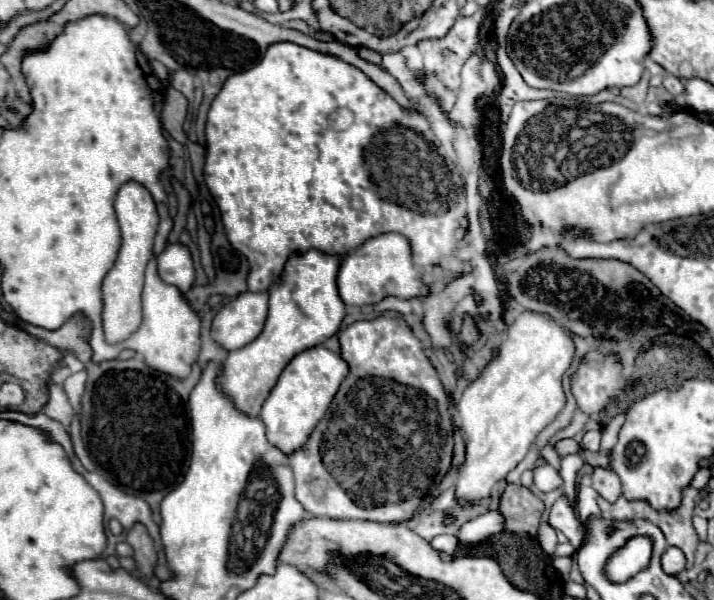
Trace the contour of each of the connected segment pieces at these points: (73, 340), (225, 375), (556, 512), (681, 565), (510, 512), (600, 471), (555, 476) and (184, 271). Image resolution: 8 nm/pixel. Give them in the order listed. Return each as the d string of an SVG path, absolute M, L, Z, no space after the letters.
M15 318L15 324L23 330L27 330L31 336L35 336L47 344L53 344L59 350L71 352L73 356L77 356L85 364L87 384L85 384L85 392L81 398L81 414L79 414L81 430L85 430L85 432L81 432L85 448L89 450L97 472L105 480L109 480L113 486L117 486L119 490L123 490L131 496L143 498L153 510L153 520L159 524L161 522L161 518L159 518L161 500L183 482L185 472L189 468L189 458L191 458L189 394L197 386L197 382L201 380L201 366L195 364L191 376L185 380L179 380L175 376L169 376L165 372L157 372L157 370L149 368L139 358L107 360L107 362L95 364L95 362L91 362L91 346L87 344L87 334L83 334L77 320L69 320L67 324L63 324L57 330L45 330L45 328L33 326L29 322L23 322L21 318Z
M317 250L289 258L281 284L275 284L269 292L269 316L263 332L251 344L227 352L225 360L219 364L215 384L239 412L259 416L259 410L285 364L297 352L323 344L339 330L345 316L345 304L339 298L335 284L339 262L339 256L329 256Z
M561 498L553 504L551 514L549 514L549 522L555 530L561 530L575 548L581 548L587 542L587 530L581 524L581 520L577 520L575 512L569 508L567 498Z
M675 546L665 548L665 552L661 556L661 566L663 566L665 574L673 574L675 576L681 570L685 570L685 554Z
M507 484L501 496L501 512L505 516L505 530L519 536L535 536L541 524L545 504L525 486Z
M595 468L595 472L591 474L591 486L611 504L621 496L621 480L609 468Z
M549 464L539 466L539 468L535 468L533 472L535 472L535 486L537 486L541 492L551 492L551 490L563 486L563 478L561 478L559 472L557 472L553 466L549 466Z
M167 244L167 248L157 256L157 264L159 276L167 284L175 284L183 294L195 284L195 266L191 252L185 244Z

